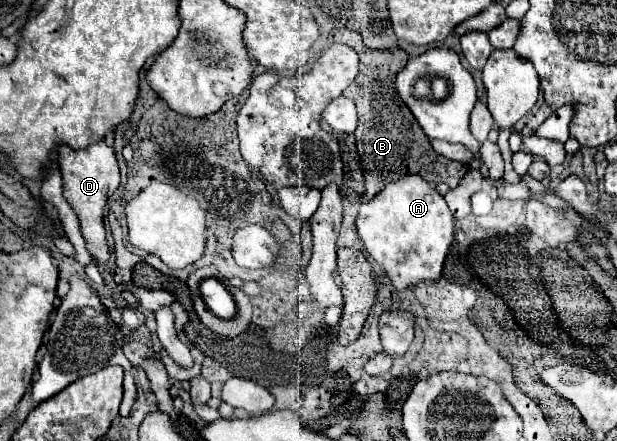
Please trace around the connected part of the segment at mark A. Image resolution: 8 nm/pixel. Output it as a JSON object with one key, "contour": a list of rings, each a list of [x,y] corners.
{"contour":[[[406,174],[398,180],[386,184],[376,196],[360,207],[360,214],[356,218],[356,230],[364,242],[366,252],[386,270],[396,290],[404,290],[408,286],[420,282],[432,282],[440,278],[444,258],[448,248],[454,240],[454,216],[436,188],[432,188],[420,174]]]}

